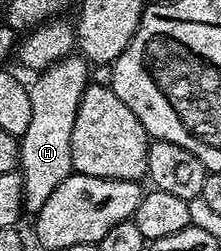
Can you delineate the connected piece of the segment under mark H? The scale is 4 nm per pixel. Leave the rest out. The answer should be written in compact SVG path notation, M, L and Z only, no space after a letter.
M71 56L61 58L56 64L37 75L35 82L29 83L30 99L32 100L32 124L28 124L28 132L20 135L20 169L26 192L25 209L37 212L44 208L44 200L60 188L60 184L74 170L72 164L72 124L76 124L76 112L80 108L80 100L84 96L88 83L91 81L90 70L85 58Z

